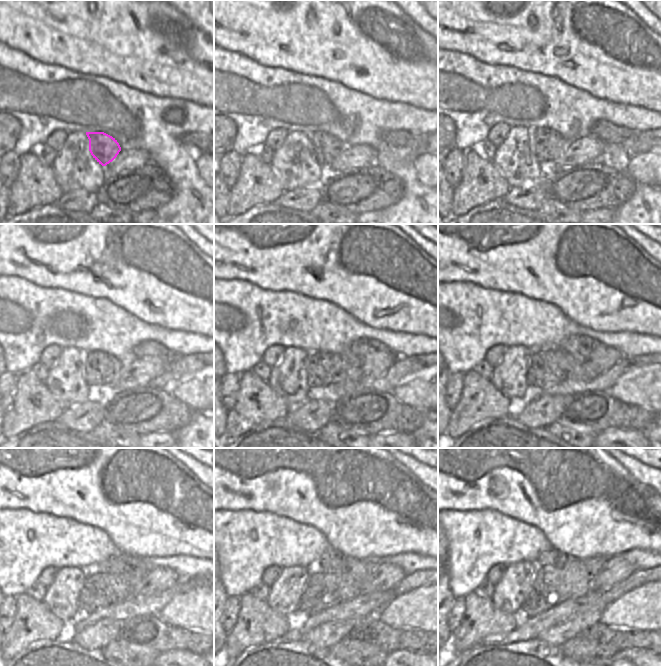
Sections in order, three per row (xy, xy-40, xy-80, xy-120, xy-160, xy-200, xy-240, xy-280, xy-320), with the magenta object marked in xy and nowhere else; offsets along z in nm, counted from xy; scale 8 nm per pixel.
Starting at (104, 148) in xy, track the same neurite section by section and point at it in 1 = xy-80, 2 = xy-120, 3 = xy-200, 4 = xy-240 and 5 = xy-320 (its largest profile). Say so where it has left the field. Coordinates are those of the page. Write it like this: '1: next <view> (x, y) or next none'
1: next xy-80 (547, 145)
2: next xy-120 (100, 368)
3: next xy-200 (549, 366)
4: next xy-240 (101, 588)
5: next xy-320 (569, 577)

